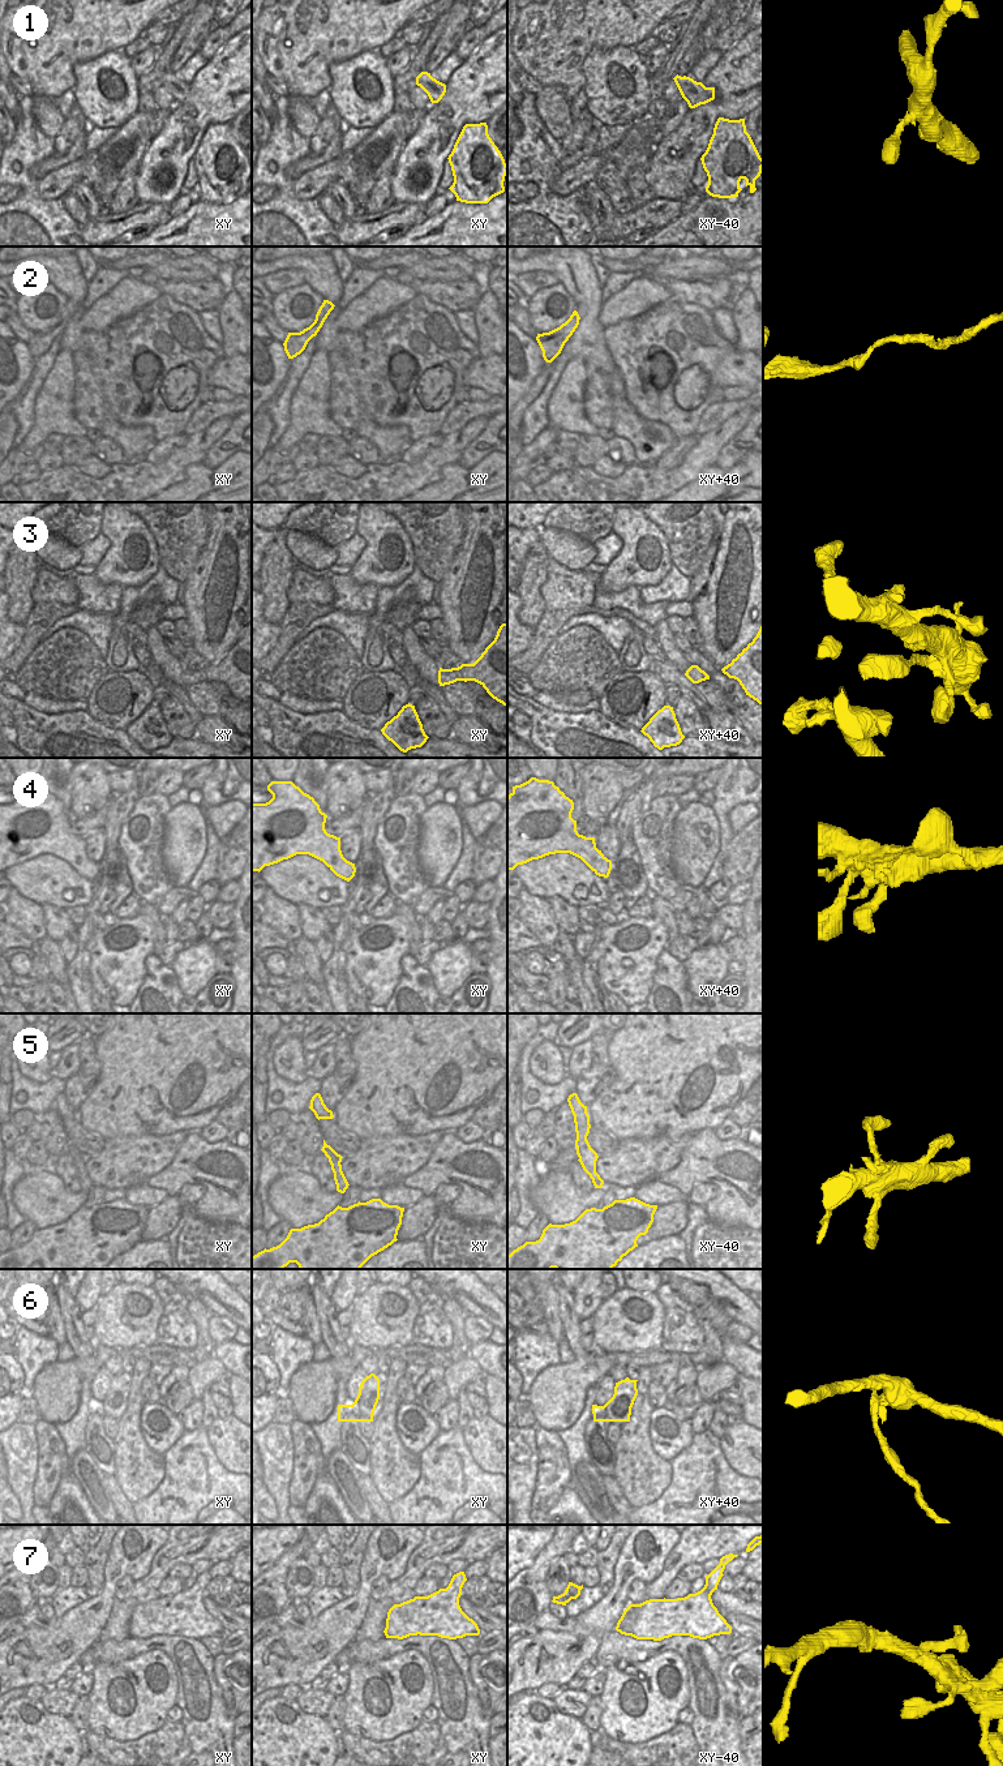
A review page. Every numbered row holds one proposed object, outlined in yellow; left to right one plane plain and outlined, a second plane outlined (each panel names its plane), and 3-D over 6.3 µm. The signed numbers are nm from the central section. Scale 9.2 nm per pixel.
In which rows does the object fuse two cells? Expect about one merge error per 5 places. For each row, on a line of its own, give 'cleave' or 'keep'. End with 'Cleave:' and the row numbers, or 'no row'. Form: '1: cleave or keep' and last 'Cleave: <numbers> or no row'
1: keep
2: keep
3: keep
4: cleave
5: keep
6: cleave
7: keep
Cleave: 4, 6

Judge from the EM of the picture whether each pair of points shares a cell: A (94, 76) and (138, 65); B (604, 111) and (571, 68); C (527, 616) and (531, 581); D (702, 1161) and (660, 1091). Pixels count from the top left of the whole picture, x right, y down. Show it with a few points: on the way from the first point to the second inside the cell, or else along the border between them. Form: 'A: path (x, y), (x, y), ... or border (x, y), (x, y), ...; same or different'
A: border (129, 59), (129, 64), (137, 77); different
B: border (588, 54), (582, 64), (584, 80), (582, 88); different
C: path (530, 607), (530, 590); same
D: border (714, 1128), (701, 1128), (693, 1134); different

